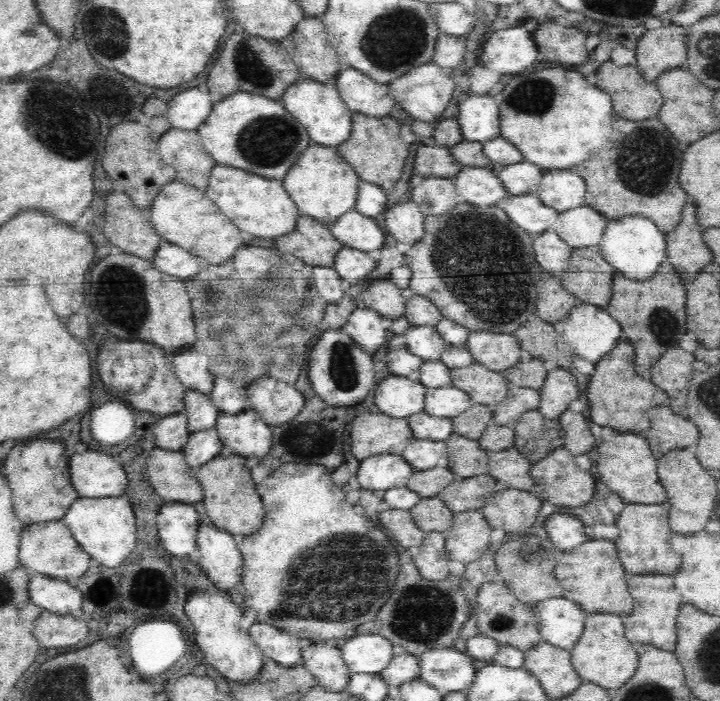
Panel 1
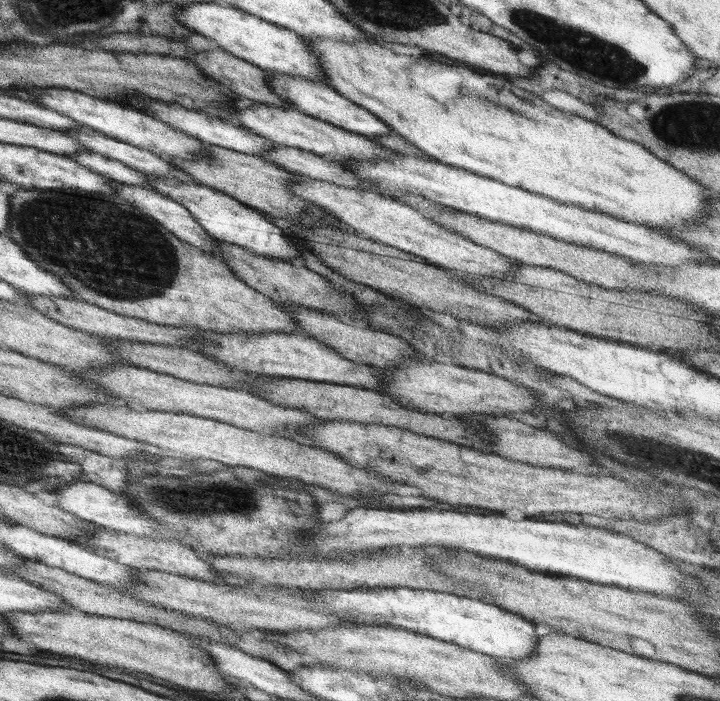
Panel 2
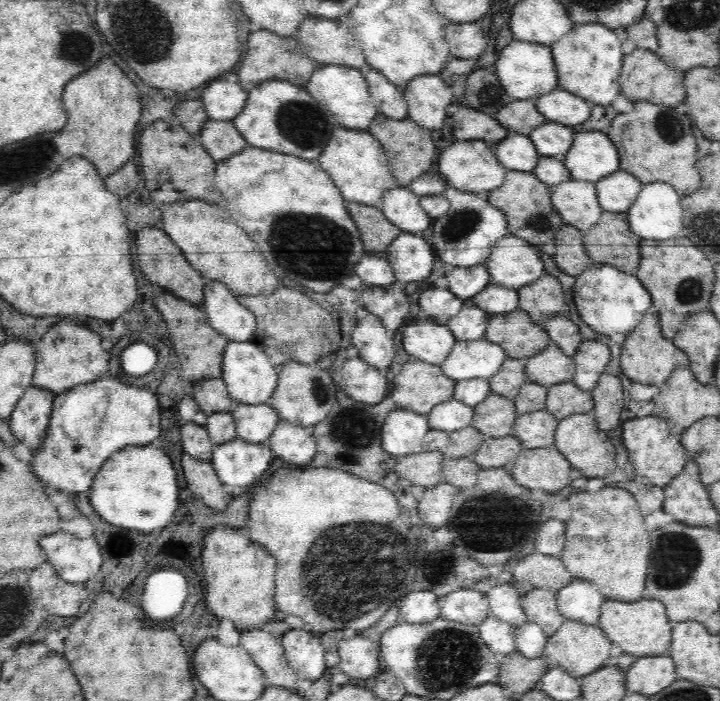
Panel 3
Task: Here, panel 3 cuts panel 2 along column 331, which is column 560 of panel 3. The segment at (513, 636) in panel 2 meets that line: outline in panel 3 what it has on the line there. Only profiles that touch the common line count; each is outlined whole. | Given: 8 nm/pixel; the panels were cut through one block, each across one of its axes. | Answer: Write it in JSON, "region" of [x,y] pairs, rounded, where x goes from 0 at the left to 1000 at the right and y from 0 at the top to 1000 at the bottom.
{"region":[[[794,826],[774,845],[772,862],[783,882],[815,892],[832,887],[835,867],[844,856],[828,833],[814,826]]]}

